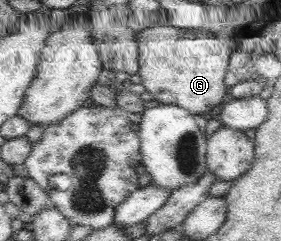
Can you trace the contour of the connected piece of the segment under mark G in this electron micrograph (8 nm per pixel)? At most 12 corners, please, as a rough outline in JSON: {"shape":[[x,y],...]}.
{"shape":[[137,33],[137,81],[157,102],[212,115],[228,100],[230,34]]}

